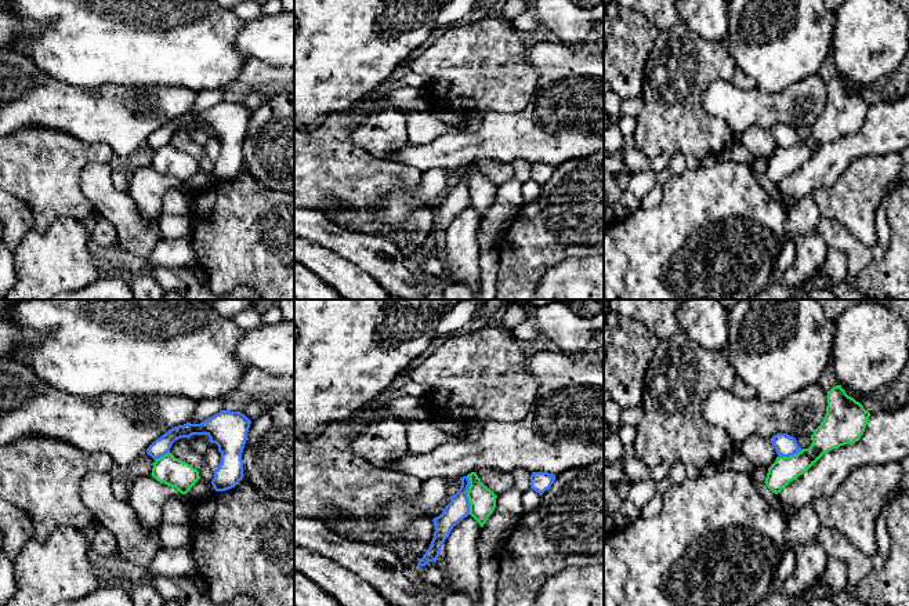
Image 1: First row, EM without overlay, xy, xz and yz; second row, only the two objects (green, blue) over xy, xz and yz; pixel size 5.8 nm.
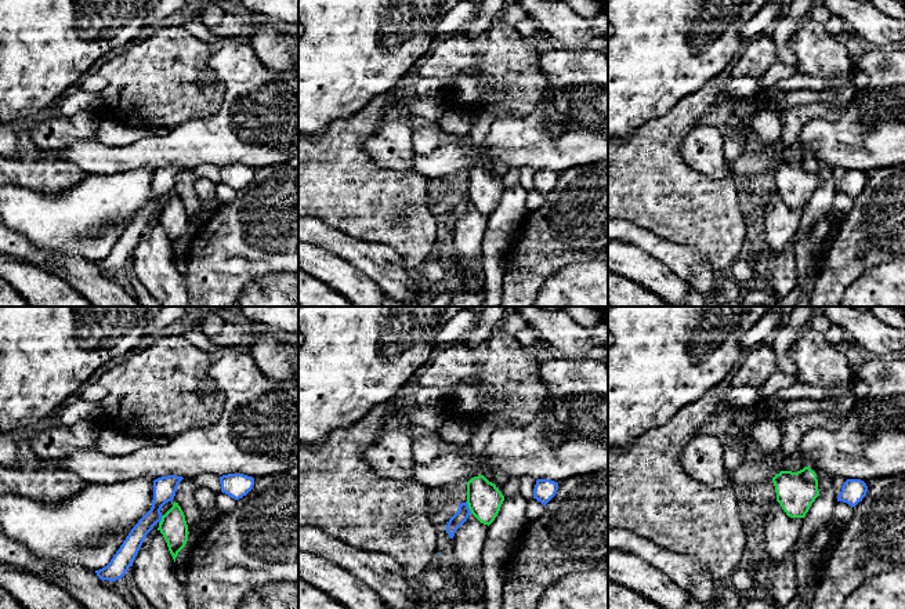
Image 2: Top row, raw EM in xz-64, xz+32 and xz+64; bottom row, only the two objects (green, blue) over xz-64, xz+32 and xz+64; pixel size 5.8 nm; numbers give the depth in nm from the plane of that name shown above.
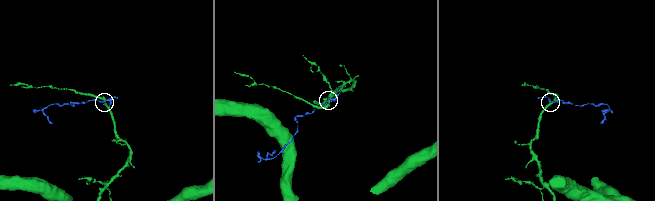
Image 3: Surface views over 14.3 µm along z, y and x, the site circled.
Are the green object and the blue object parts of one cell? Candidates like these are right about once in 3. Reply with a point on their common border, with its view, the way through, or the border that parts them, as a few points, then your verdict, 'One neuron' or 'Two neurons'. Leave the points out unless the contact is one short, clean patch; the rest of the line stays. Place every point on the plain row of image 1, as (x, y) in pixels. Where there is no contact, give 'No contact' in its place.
Touches green at xz (467, 185). Boundary: xz (467, 166), (470, 204). Two neurons

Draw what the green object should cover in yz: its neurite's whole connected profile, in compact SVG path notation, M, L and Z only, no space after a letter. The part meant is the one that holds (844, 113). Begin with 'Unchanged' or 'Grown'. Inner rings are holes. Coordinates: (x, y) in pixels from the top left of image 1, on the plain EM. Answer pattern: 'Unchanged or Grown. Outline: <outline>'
Unchanged. Outline: M841 76L827 83L826 105L821 116L811 126L811 137L790 148L776 148L768 159L767 178L778 185L790 173L807 163L825 144L861 130L870 104L854 88L848 87Z

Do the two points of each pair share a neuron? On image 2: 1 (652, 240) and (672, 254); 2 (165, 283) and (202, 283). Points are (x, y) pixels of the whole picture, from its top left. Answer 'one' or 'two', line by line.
1: one
2: two

